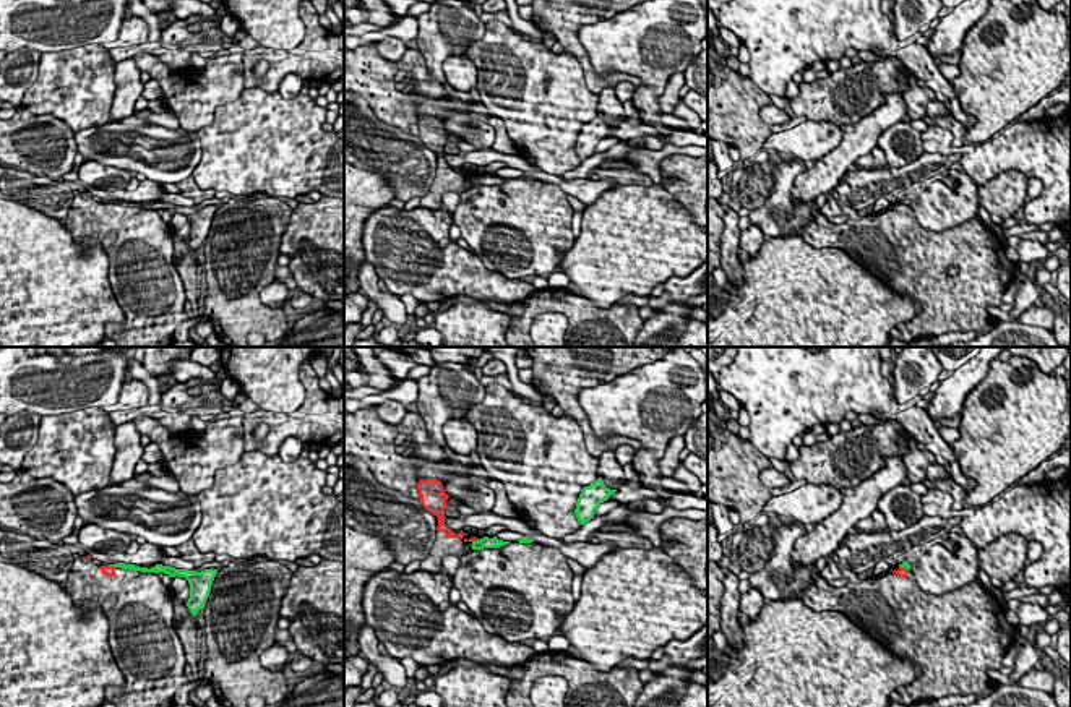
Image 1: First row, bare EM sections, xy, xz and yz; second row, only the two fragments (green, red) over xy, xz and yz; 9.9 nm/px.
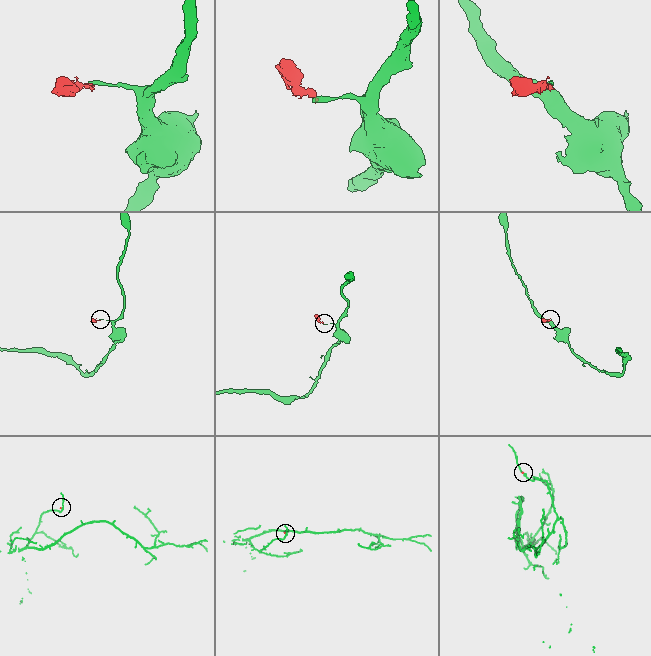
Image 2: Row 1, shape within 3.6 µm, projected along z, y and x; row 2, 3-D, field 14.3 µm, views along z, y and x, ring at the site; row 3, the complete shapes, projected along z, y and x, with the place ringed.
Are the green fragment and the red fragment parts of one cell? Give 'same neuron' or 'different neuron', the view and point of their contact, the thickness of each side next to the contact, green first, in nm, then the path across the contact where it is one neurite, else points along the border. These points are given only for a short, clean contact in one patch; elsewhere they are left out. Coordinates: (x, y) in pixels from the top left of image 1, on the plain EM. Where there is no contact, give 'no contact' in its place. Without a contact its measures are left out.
different neuron; meets green in yz at (904, 203); 70 nm thick on the green side, 100 nm on the other; border along yz (899, 201), (907, 206)

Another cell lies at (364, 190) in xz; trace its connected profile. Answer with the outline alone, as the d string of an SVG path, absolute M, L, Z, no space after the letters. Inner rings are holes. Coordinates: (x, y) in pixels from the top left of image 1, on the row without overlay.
M344 161L344 295L359 292L359 269L365 258L362 243L367 217L396 199L386 178Z

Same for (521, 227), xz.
M510 178L459 193L451 217L487 269L531 279L555 272L574 245L573 214L560 185Z

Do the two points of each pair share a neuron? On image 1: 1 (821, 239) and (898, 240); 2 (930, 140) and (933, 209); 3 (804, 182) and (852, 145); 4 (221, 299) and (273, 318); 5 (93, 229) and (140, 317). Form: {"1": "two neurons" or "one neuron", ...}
{"1": "one neuron", "2": "two neurons", "3": "one neuron", "4": "one neuron", "5": "one neuron"}

